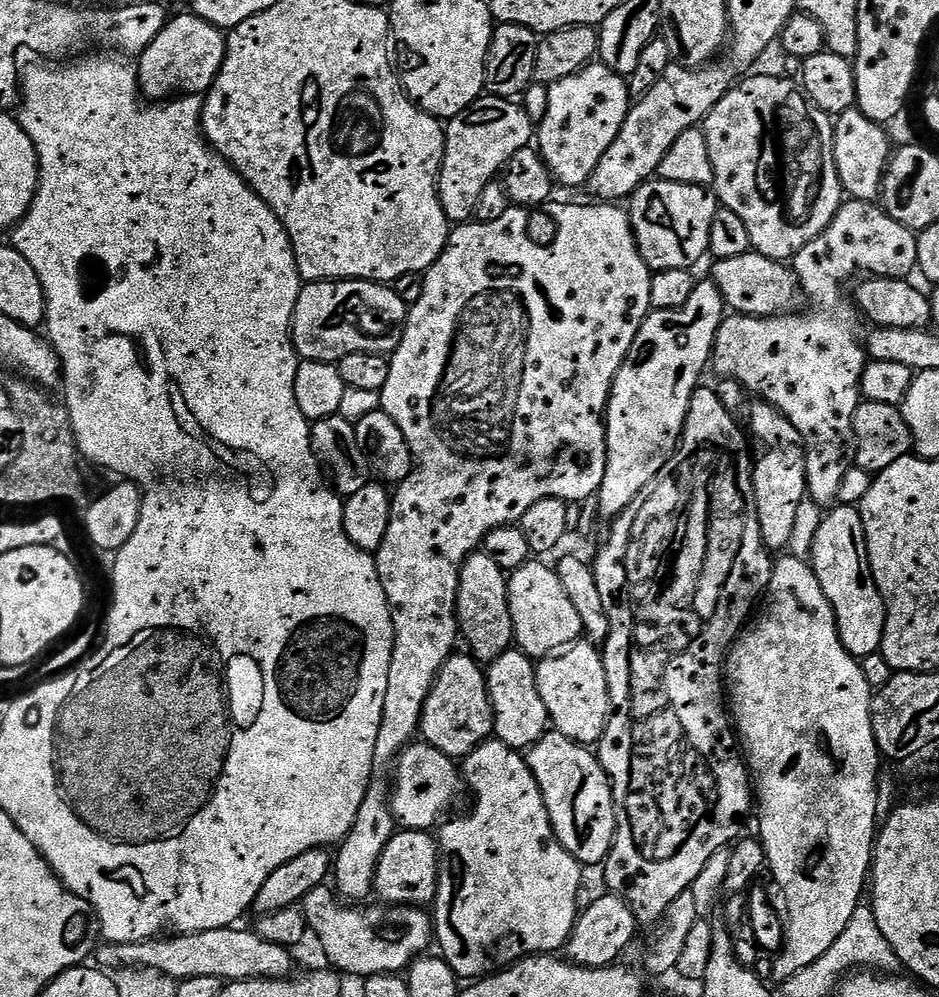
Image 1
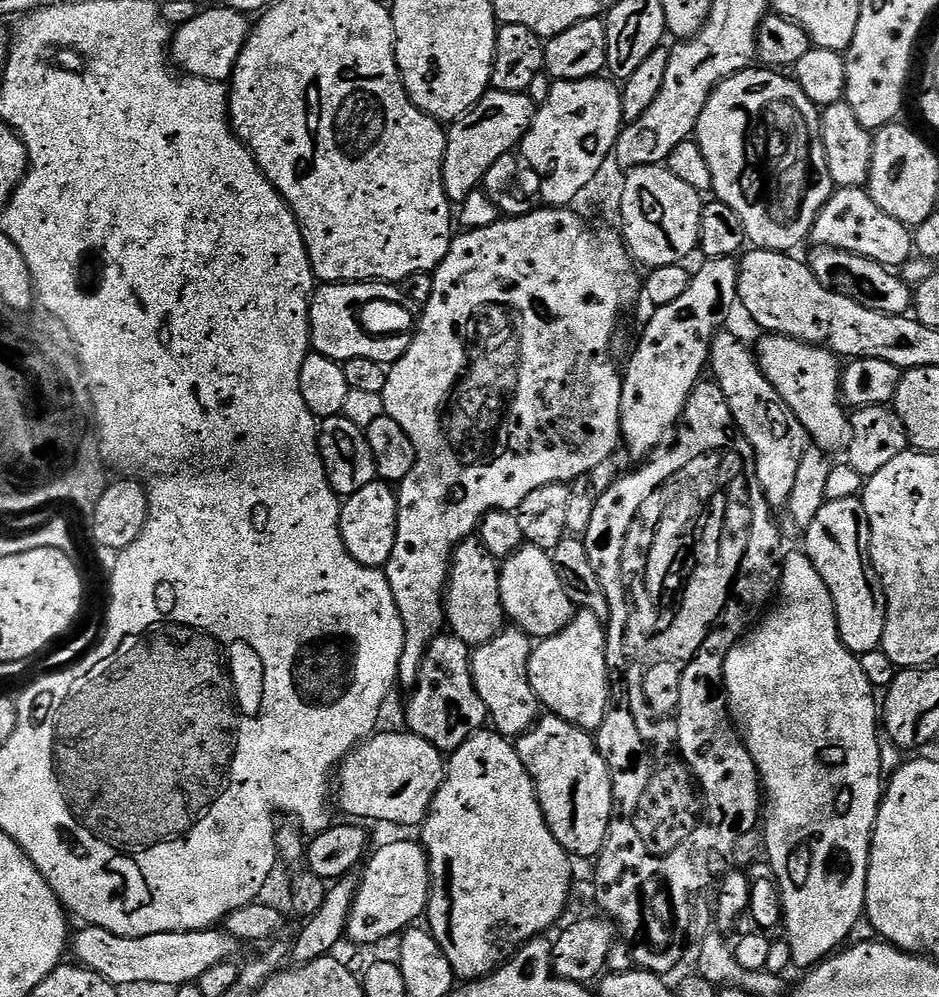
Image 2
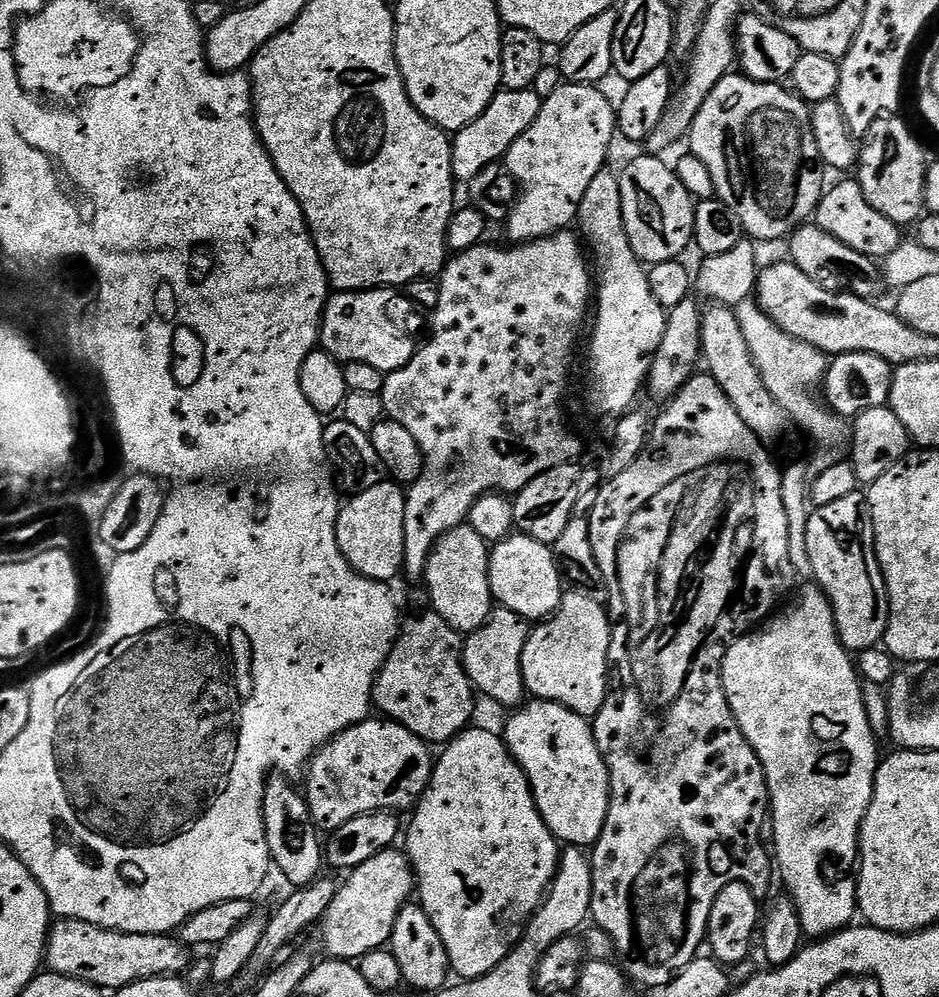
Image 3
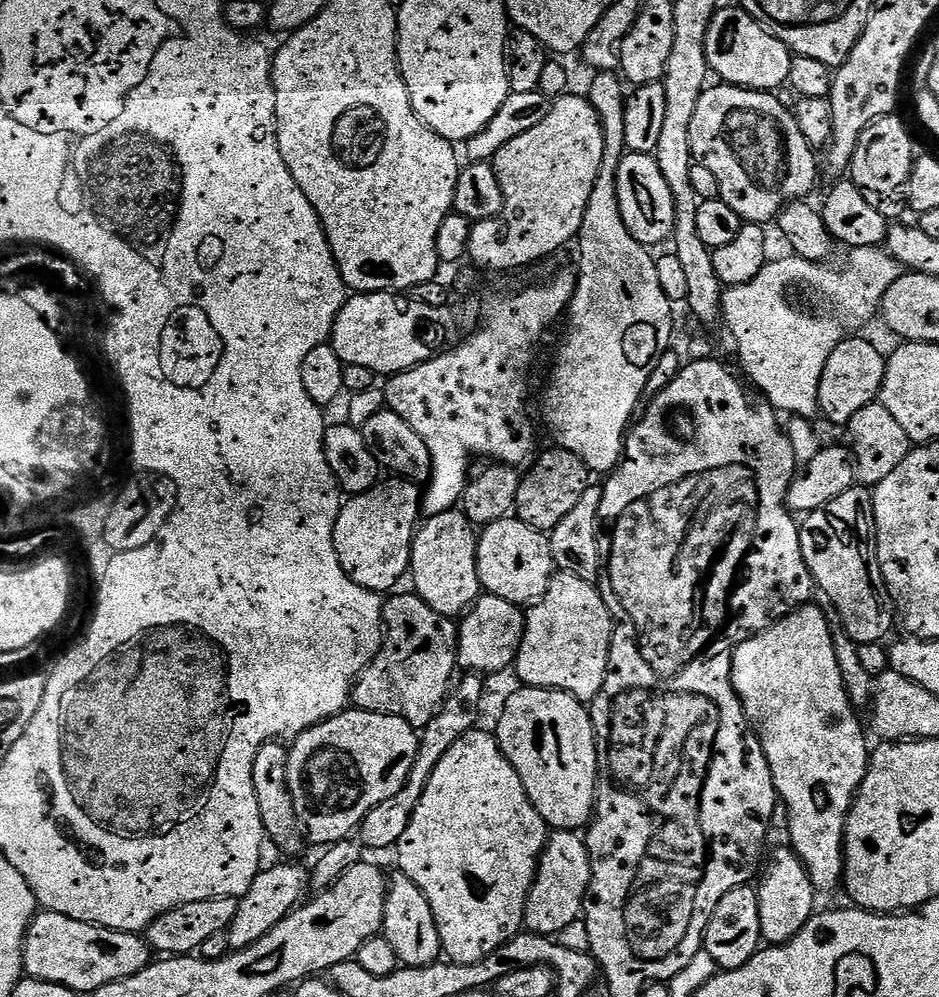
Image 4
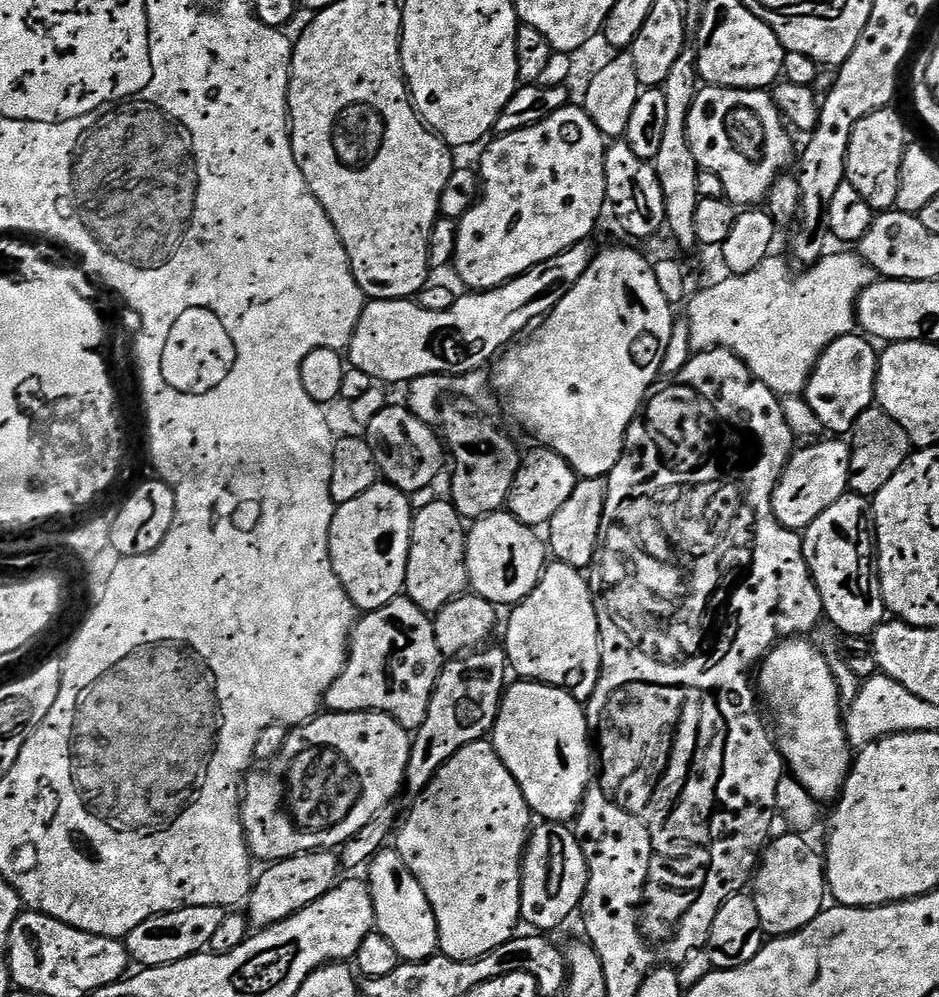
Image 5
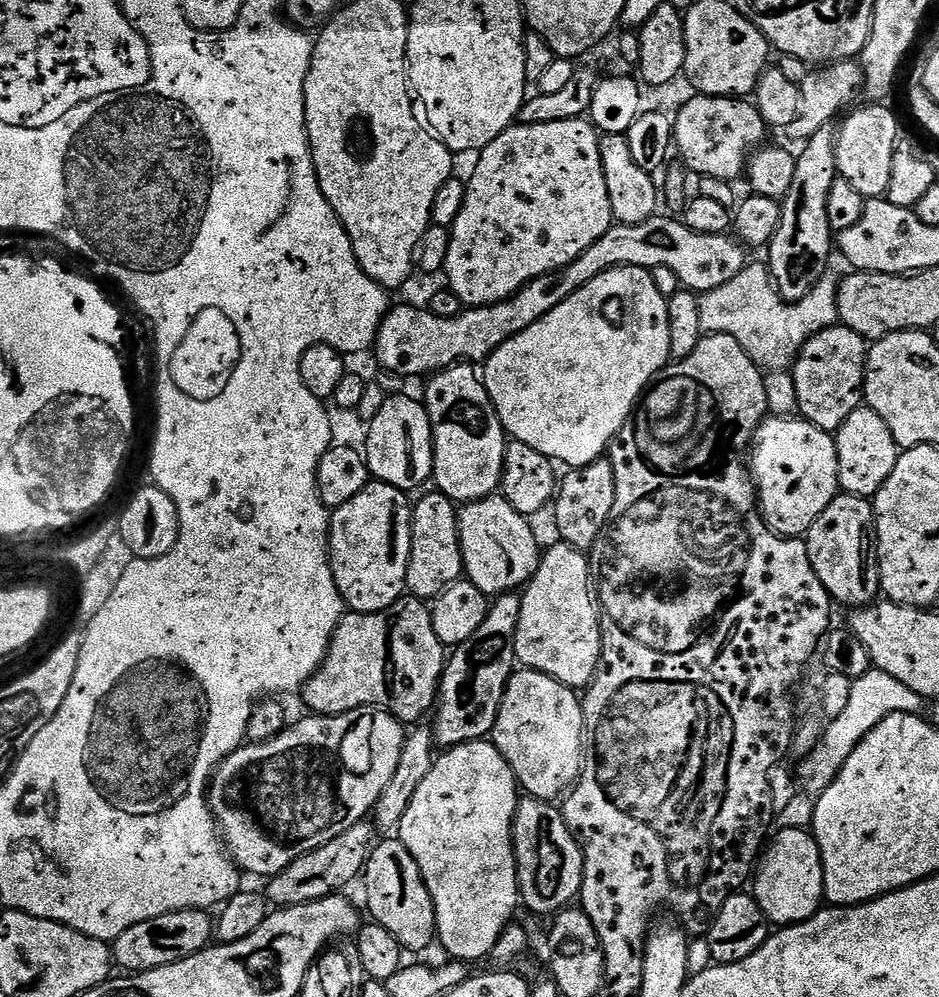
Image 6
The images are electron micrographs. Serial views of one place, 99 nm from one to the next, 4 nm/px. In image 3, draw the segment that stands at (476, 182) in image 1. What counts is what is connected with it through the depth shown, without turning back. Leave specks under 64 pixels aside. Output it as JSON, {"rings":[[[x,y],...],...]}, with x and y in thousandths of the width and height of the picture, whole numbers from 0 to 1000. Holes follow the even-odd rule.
{"rings":[[[565,88],[555,92],[534,90],[505,122],[485,133],[481,140],[481,173],[487,182],[502,183],[518,166],[536,161],[543,146],[573,118],[577,101]]]}

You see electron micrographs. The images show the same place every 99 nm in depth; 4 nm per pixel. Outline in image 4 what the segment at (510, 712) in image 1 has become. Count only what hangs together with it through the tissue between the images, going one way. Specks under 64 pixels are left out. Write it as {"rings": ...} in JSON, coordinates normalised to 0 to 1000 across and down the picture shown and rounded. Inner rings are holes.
{"rings":[[[513,596],[494,615],[486,635],[486,660],[491,671],[503,676],[537,674],[550,665],[550,654],[558,639],[559,615],[555,607],[539,604],[539,600]]]}

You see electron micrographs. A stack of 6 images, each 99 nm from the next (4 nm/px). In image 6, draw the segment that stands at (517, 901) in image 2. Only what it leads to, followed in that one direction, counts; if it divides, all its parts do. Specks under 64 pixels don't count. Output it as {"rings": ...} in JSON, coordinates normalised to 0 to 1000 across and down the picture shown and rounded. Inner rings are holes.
{"rings":[[[523,741],[502,742],[495,746],[490,746],[486,750],[478,750],[472,756],[465,757],[460,763],[458,776],[449,780],[449,788],[445,788],[445,793],[441,795],[441,800],[437,800],[437,808],[432,811],[432,816],[428,816],[428,824],[424,831],[424,842],[437,853],[441,865],[445,865],[445,873],[454,885],[454,893],[458,897],[460,907],[464,910],[464,937],[466,947],[470,947],[478,955],[480,962],[486,965],[504,965],[519,960],[523,956],[524,950],[530,945],[530,941],[537,936],[537,932],[546,926],[550,915],[550,907],[555,906],[554,882],[550,879],[550,849],[545,846],[545,825],[550,822],[550,812],[552,809],[552,787],[550,777],[544,768],[539,764],[539,760]]]}

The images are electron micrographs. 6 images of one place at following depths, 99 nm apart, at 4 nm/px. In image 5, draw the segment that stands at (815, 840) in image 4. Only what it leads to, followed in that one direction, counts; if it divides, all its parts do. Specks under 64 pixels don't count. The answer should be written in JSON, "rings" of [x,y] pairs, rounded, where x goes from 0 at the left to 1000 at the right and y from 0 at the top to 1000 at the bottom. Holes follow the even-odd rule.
{"rings":[[[835,640],[807,670],[807,694],[826,713],[825,737],[838,773],[871,804],[889,803],[907,773],[909,751],[899,731],[895,686],[882,662],[860,640]]]}

